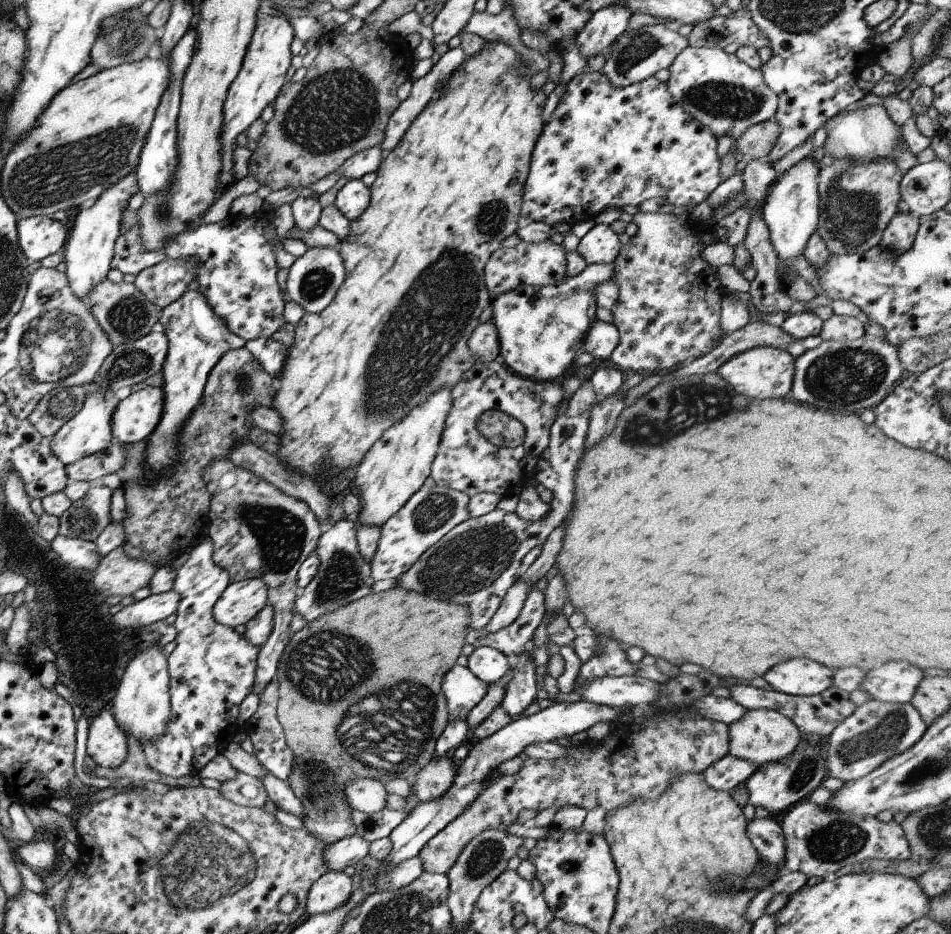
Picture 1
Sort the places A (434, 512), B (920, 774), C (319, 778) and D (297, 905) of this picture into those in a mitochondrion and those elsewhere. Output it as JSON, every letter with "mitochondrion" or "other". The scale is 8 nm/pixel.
{"A":"mitochondrion","B":"mitochondrion","C":"mitochondrion","D":"other"}

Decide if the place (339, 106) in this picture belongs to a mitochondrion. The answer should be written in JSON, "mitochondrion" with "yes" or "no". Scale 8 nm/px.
{"mitochondrion":"yes"}

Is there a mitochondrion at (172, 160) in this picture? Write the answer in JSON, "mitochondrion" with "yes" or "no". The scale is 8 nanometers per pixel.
{"mitochondrion":"no"}

